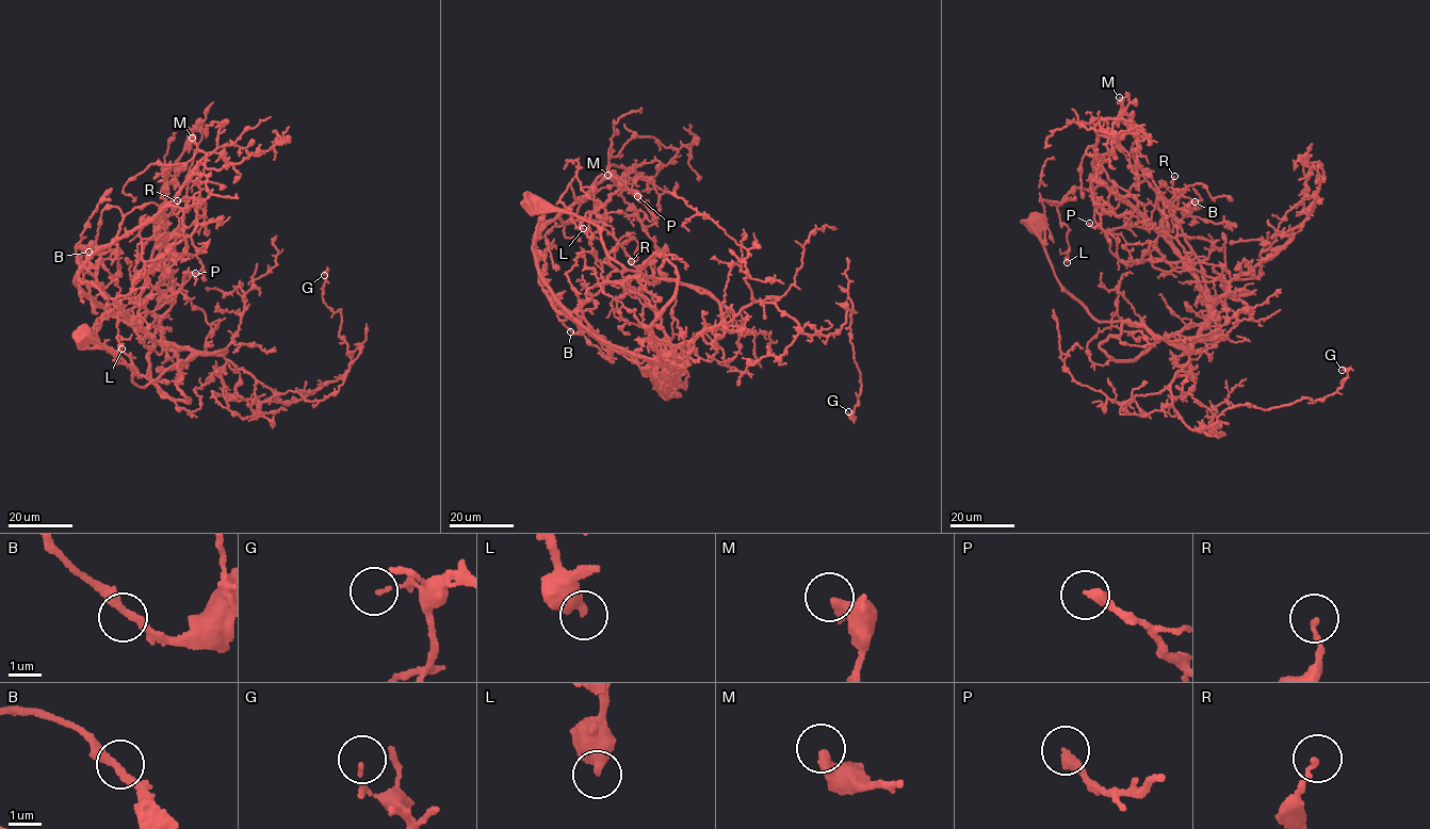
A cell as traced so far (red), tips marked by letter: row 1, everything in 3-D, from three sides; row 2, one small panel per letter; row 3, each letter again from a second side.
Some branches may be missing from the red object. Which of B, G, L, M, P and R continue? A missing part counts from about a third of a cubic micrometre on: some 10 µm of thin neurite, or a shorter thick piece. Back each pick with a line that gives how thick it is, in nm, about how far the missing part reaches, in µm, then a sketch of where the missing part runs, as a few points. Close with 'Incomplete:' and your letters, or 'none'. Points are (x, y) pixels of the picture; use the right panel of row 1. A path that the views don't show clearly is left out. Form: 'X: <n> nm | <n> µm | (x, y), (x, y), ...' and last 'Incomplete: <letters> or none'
P: 300 nm | 8 µm | (1089, 223), (1102, 226)
Incomplete: P

